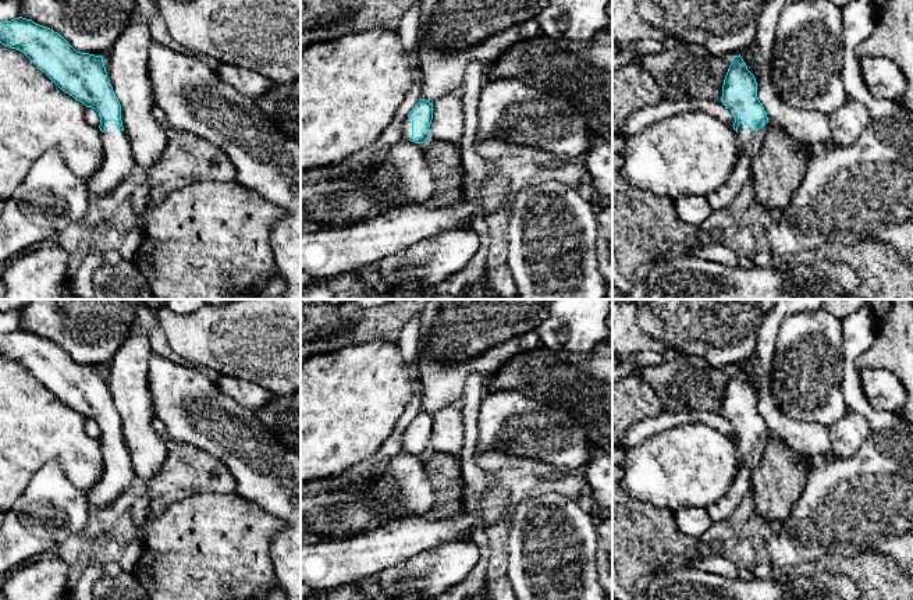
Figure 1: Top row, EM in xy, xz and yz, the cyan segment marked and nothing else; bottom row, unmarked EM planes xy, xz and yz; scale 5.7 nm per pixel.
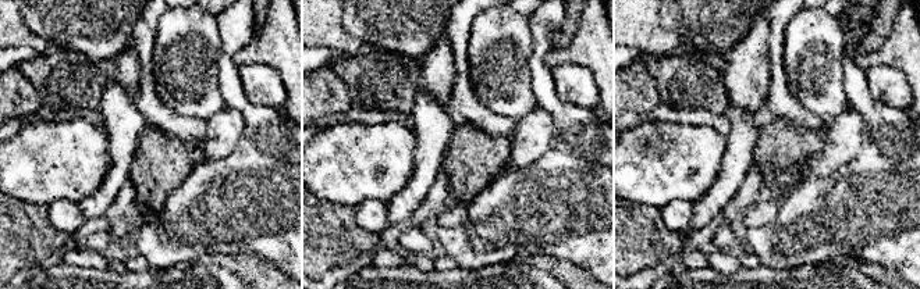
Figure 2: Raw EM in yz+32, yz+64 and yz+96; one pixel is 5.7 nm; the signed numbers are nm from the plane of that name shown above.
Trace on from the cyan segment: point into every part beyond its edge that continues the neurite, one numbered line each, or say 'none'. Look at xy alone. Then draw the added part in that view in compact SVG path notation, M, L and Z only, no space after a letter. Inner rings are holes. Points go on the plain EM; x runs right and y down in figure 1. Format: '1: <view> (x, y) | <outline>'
1: xy (118, 475) | M116 433L106 434L102 444L104 469L102 477L88 493L89 507L109 508L136 479L132 462L124 443L118 443Z

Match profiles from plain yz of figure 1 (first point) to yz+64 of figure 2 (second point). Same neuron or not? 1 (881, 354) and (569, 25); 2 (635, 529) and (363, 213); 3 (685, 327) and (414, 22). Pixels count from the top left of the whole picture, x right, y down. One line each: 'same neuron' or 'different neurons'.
1: different neurons
2: different neurons
3: same neuron

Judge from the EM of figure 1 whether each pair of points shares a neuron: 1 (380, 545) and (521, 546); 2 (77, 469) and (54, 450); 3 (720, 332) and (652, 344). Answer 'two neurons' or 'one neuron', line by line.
1: two neurons
2: one neuron
3: two neurons

